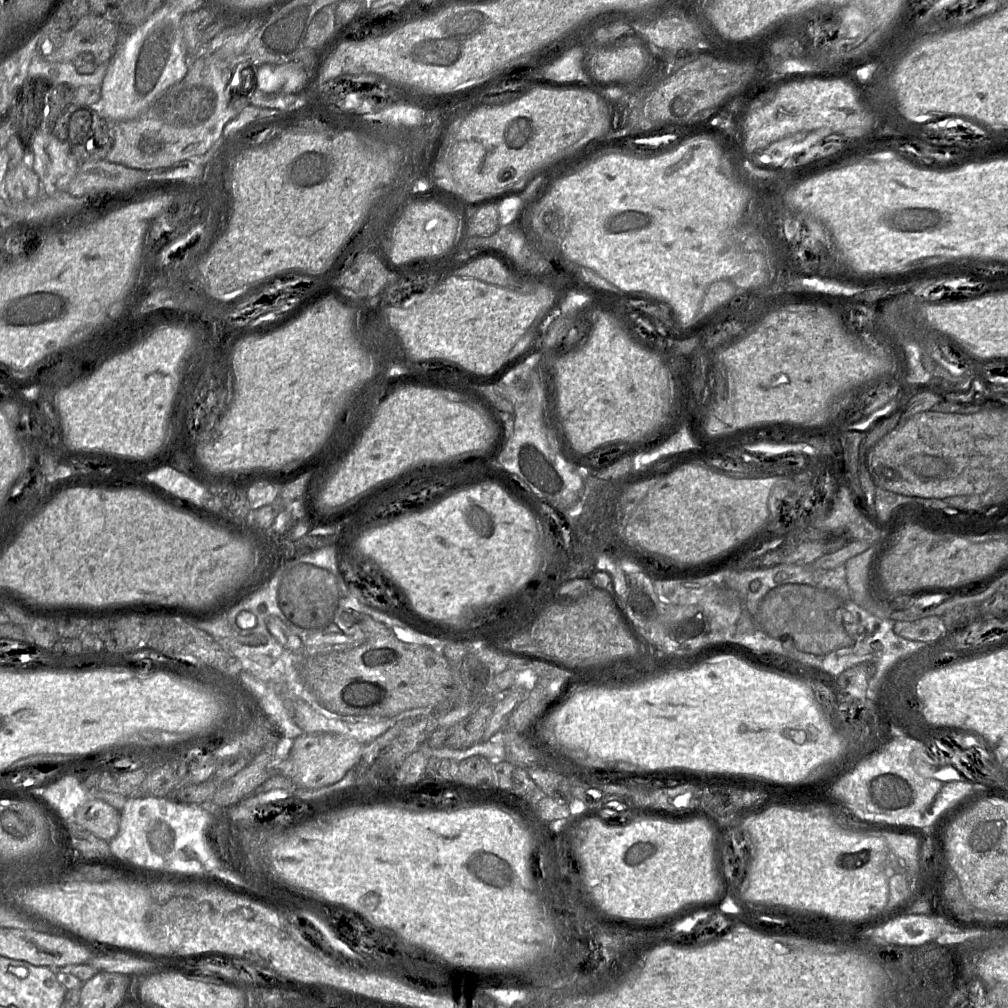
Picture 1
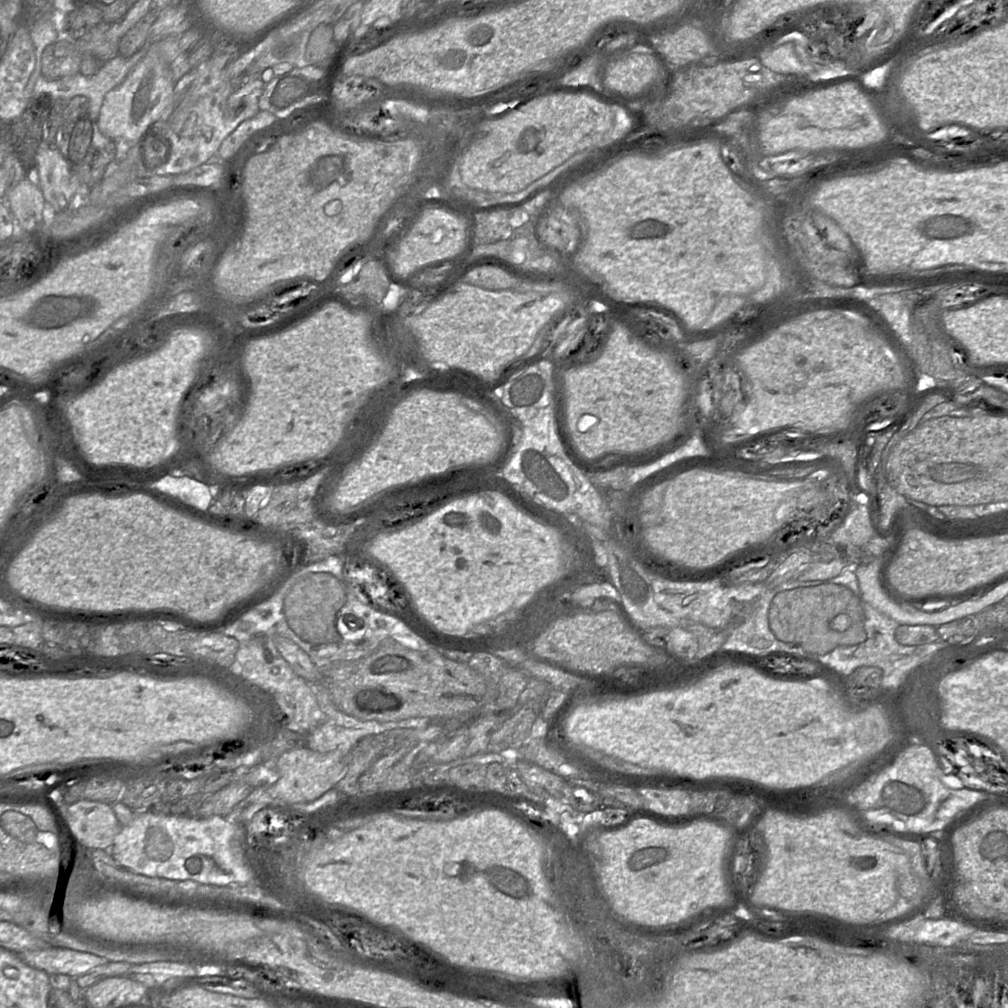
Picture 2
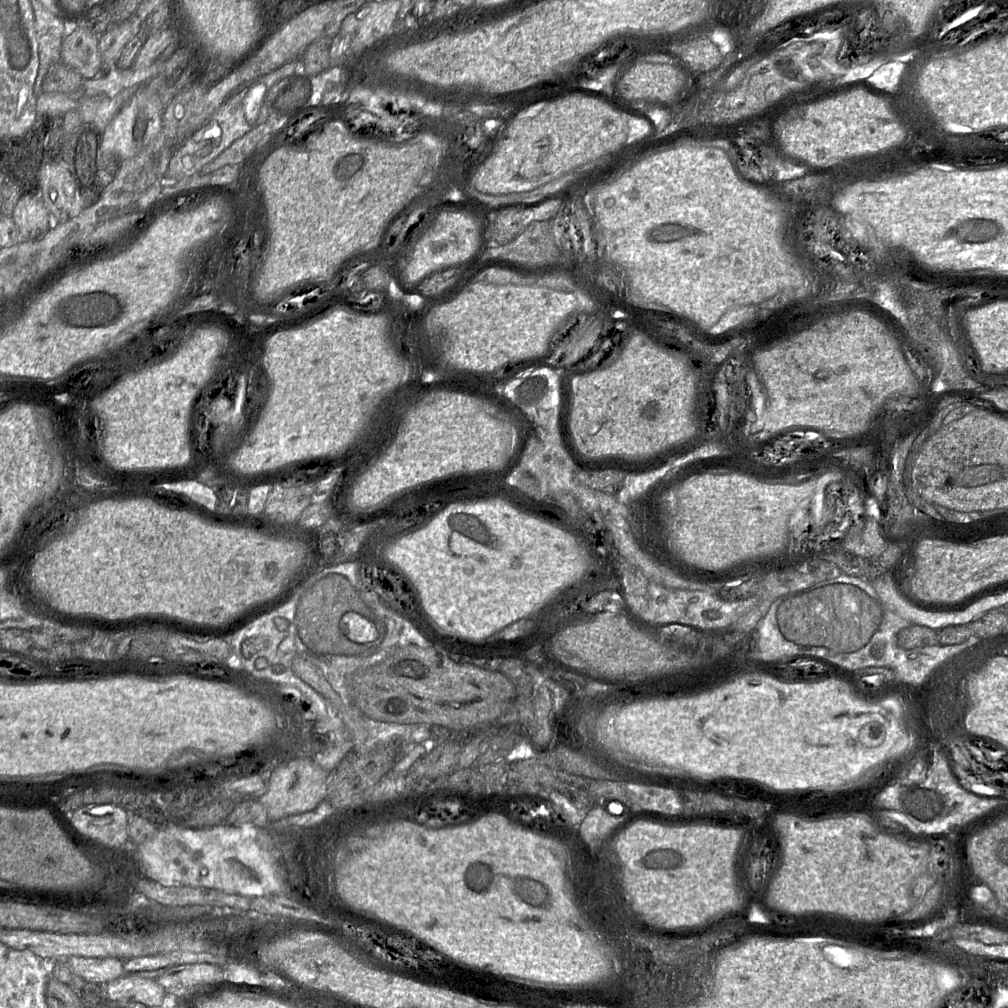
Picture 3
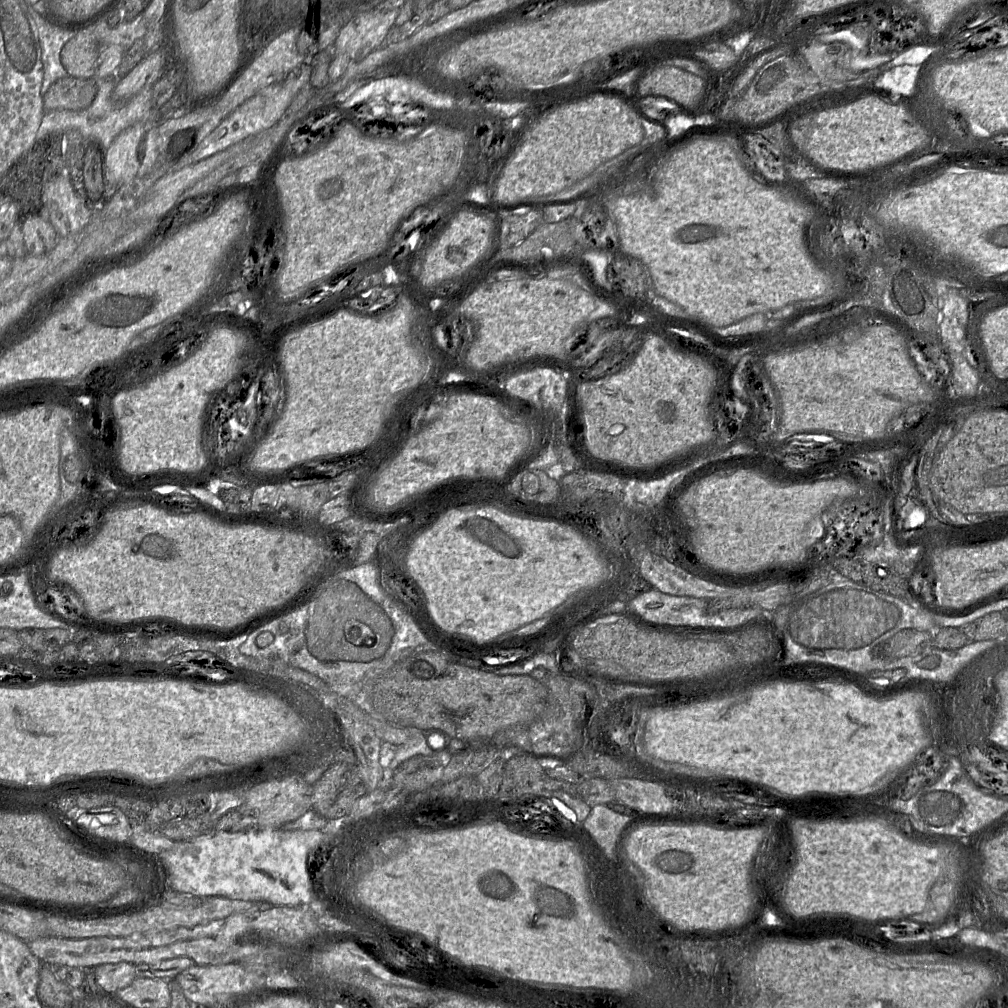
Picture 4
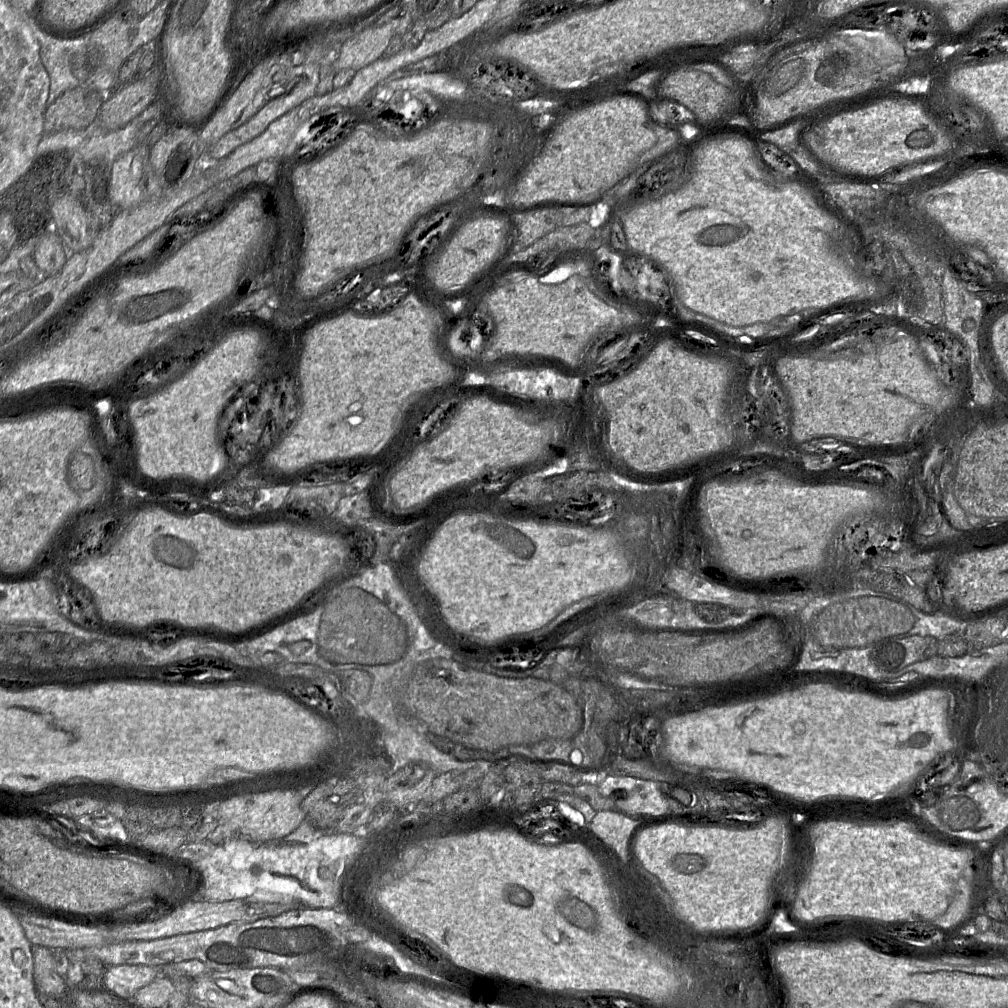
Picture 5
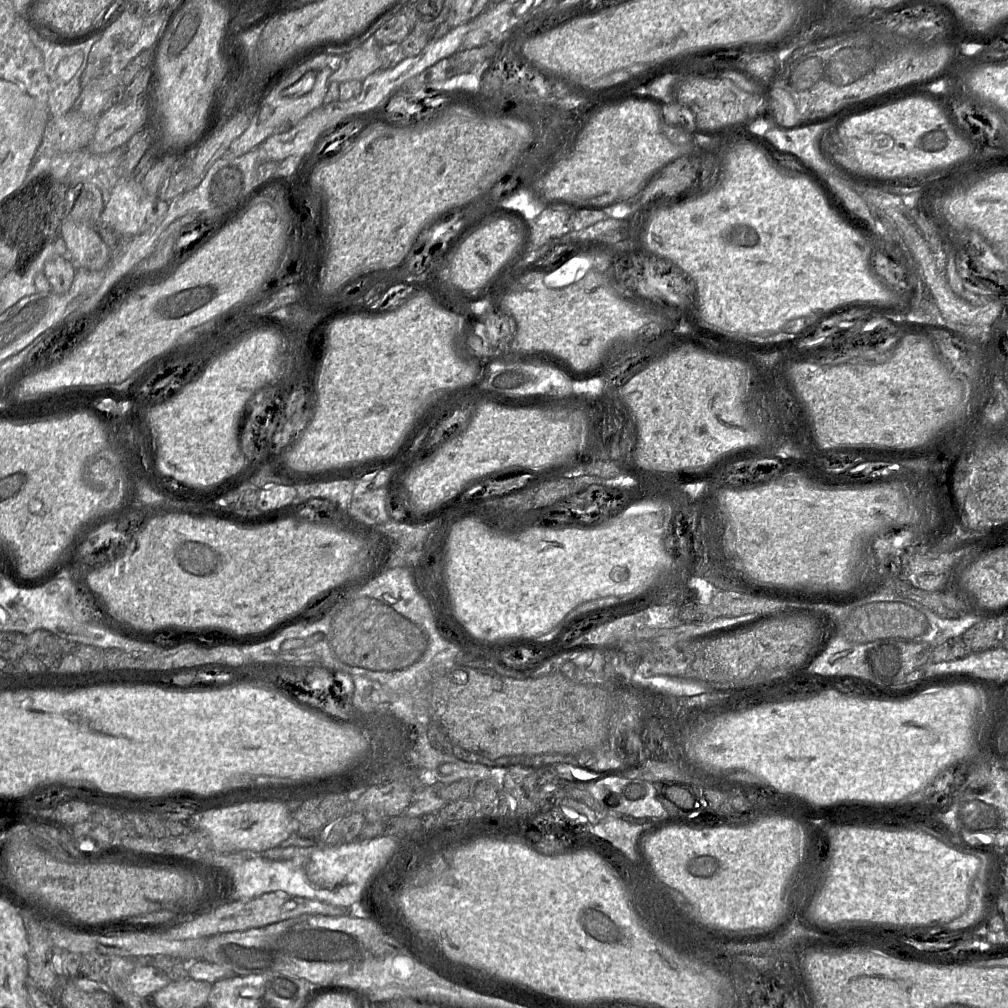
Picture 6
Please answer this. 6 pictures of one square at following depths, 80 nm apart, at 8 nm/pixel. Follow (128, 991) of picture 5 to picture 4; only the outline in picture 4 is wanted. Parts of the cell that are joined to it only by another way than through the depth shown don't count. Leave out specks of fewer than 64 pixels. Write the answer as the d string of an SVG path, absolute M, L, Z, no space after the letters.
M128 962L97 965L93 971L97 985L111 993L129 986L137 977L136 965Z

